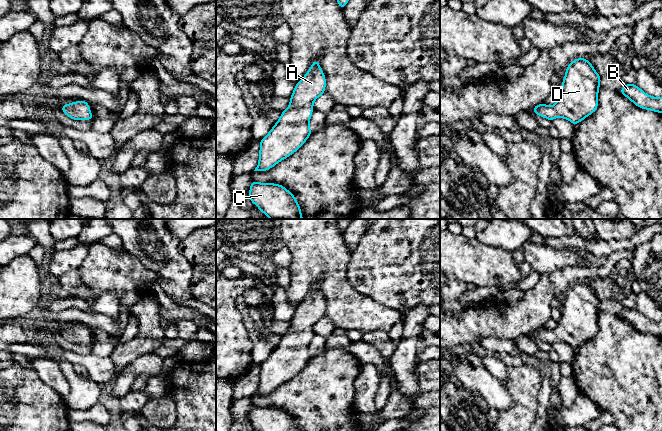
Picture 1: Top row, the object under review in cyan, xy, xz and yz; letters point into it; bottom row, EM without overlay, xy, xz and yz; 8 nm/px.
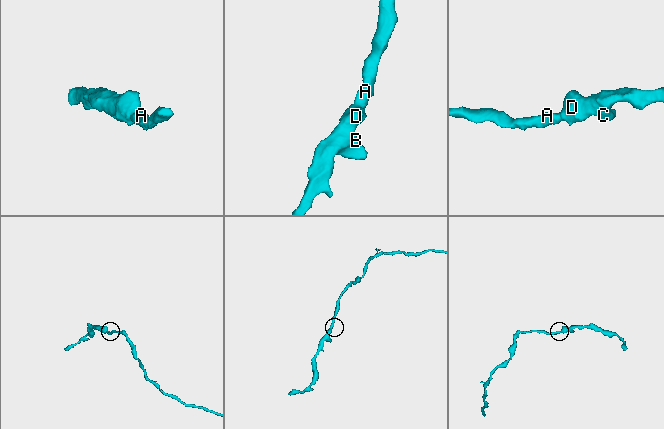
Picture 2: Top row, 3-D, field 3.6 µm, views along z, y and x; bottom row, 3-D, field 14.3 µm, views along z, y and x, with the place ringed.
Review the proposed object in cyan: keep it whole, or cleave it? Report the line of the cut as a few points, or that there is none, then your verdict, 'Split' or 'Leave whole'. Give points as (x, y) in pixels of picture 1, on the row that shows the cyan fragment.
No split. Leave whole

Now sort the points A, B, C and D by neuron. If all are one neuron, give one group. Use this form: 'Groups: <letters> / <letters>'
Groups: A B C D

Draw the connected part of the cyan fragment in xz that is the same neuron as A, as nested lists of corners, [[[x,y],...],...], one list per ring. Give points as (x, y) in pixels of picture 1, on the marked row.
[[[315,59],[306,75],[294,87],[289,107],[281,113],[270,132],[260,140],[259,163],[254,171],[267,171],[296,152],[312,131],[309,120],[313,102],[325,93],[326,79]]]

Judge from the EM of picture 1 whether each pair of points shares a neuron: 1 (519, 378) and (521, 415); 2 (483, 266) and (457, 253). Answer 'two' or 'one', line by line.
1: one
2: one

